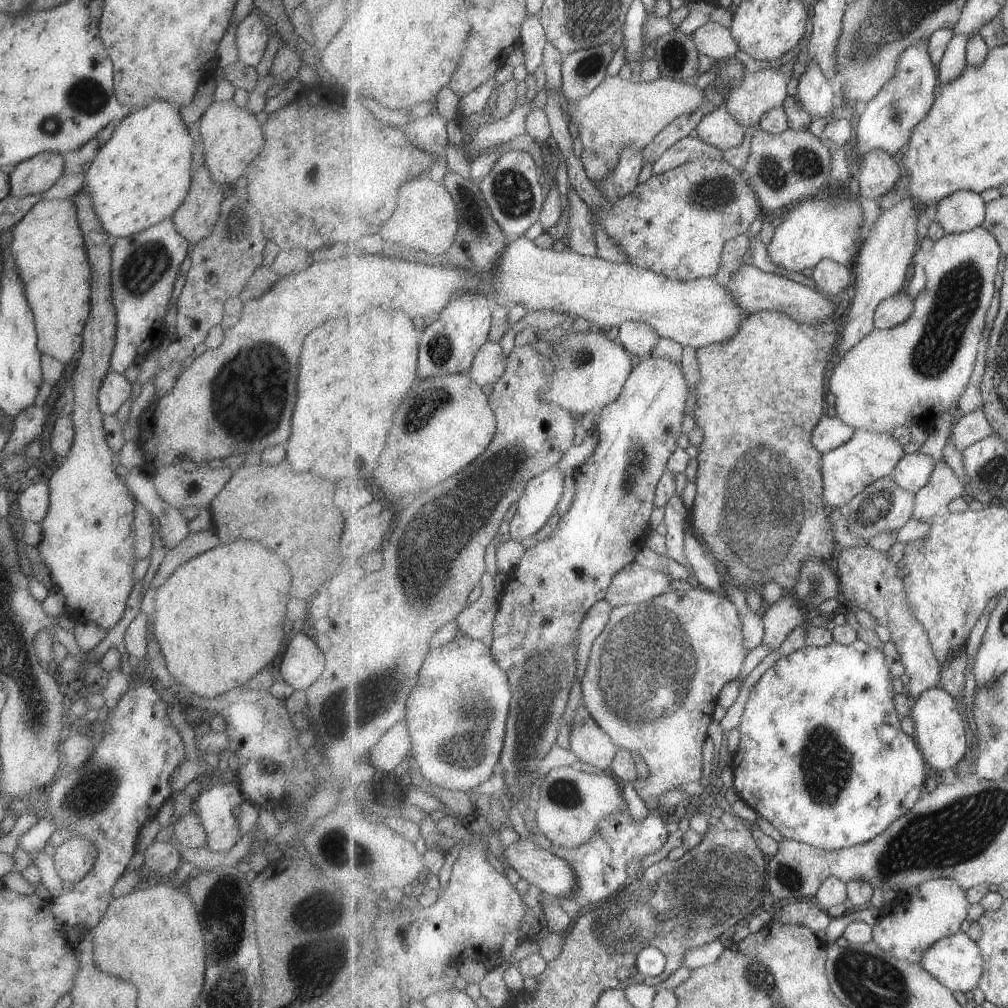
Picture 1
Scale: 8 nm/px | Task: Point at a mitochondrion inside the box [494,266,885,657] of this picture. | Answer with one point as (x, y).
(759, 511)

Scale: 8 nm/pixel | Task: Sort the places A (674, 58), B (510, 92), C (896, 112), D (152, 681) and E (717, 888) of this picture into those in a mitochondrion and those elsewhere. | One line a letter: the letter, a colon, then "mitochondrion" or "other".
A: mitochondrion
B: other
C: mitochondrion
D: other
E: mitochondrion

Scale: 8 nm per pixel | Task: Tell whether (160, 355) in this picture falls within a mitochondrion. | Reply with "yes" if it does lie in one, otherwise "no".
no

